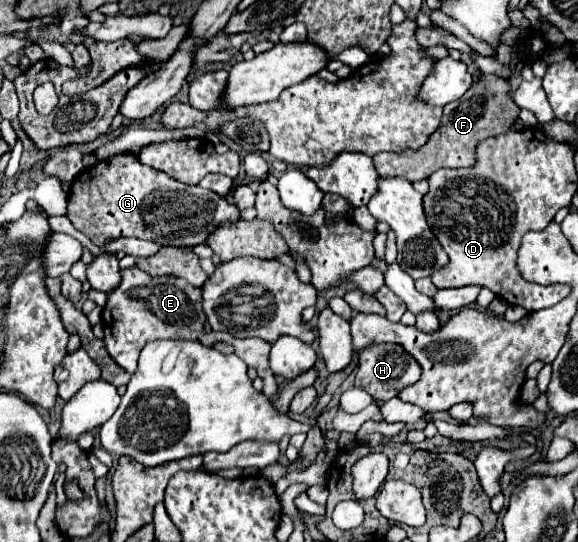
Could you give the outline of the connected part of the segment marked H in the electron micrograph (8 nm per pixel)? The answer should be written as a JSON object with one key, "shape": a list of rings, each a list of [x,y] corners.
{"shape":[[[392,343],[370,345],[370,347],[362,349],[358,355],[360,355],[360,363],[358,363],[358,373],[356,373],[354,385],[368,391],[376,401],[388,401],[388,399],[396,397],[404,387],[408,387],[416,379],[420,379],[420,373],[422,373],[420,363],[408,351],[404,351],[404,347],[400,347],[400,345],[392,345]]]}

